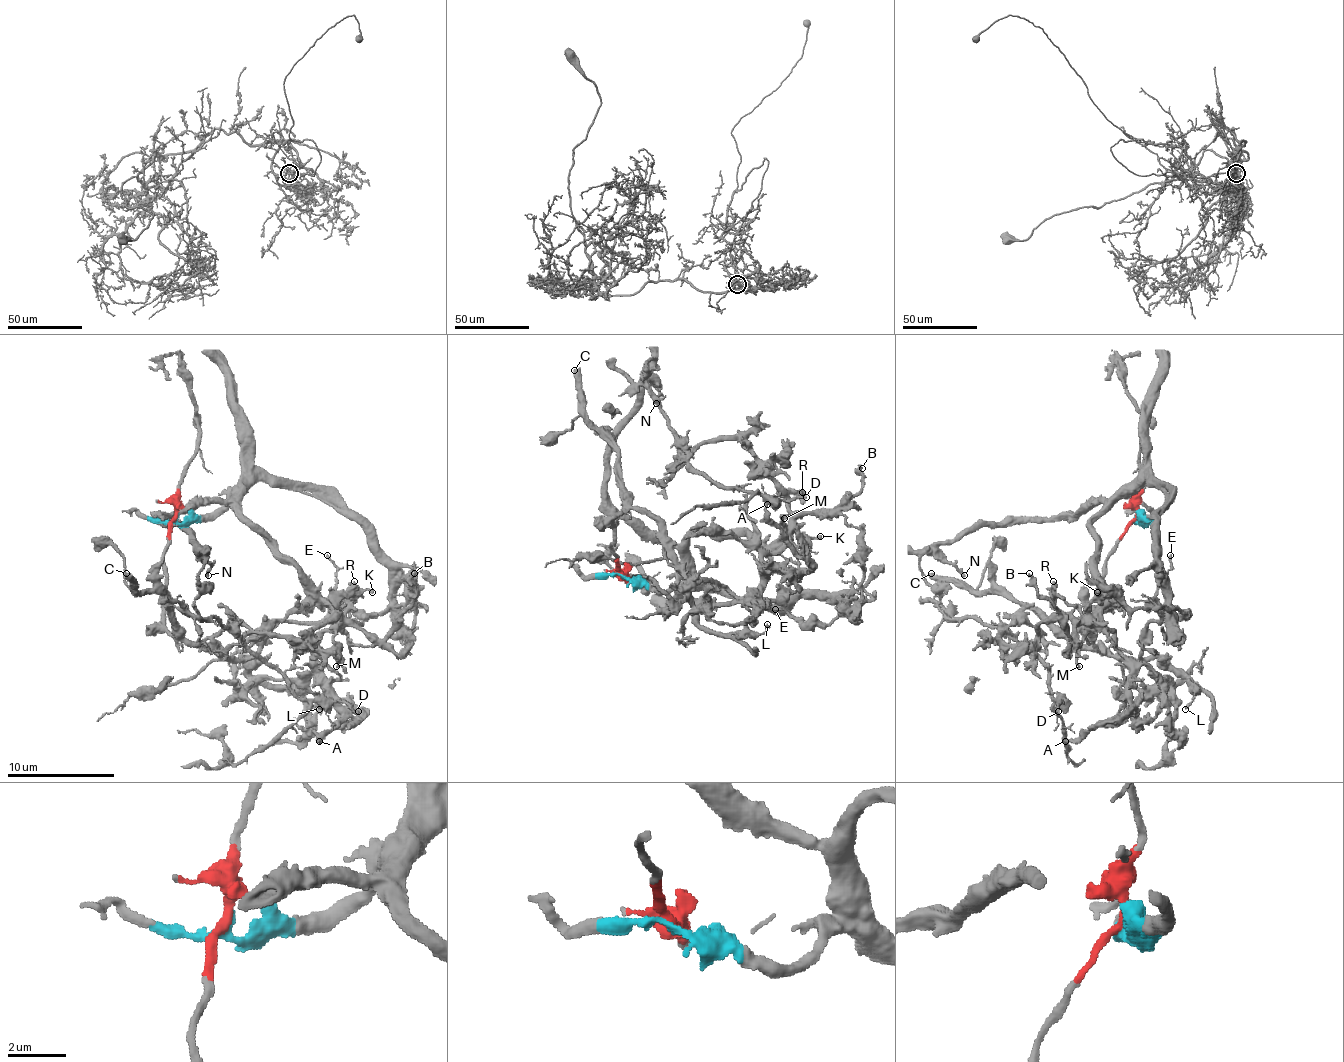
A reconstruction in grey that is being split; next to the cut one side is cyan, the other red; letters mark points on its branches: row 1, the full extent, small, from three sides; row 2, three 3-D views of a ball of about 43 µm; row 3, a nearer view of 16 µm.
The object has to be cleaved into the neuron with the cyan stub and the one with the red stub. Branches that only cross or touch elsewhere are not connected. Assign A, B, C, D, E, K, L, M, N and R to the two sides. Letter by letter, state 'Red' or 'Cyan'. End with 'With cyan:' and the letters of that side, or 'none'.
A: Cyan
B: Cyan
C: Red
D: Cyan
E: Red
K: Cyan
L: Red
M: Cyan
N: Cyan
R: Cyan
With cyan: A, B, D, K, M, N, R

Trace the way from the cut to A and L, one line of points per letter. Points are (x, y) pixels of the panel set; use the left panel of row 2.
A: (175, 519), (234, 495), (333, 610), (314, 661), (360, 715), (319, 741)
L: (175, 517), (164, 562), (164, 626), (218, 656), (239, 658), (255, 677), (274, 685), (303, 685), (319, 709)

